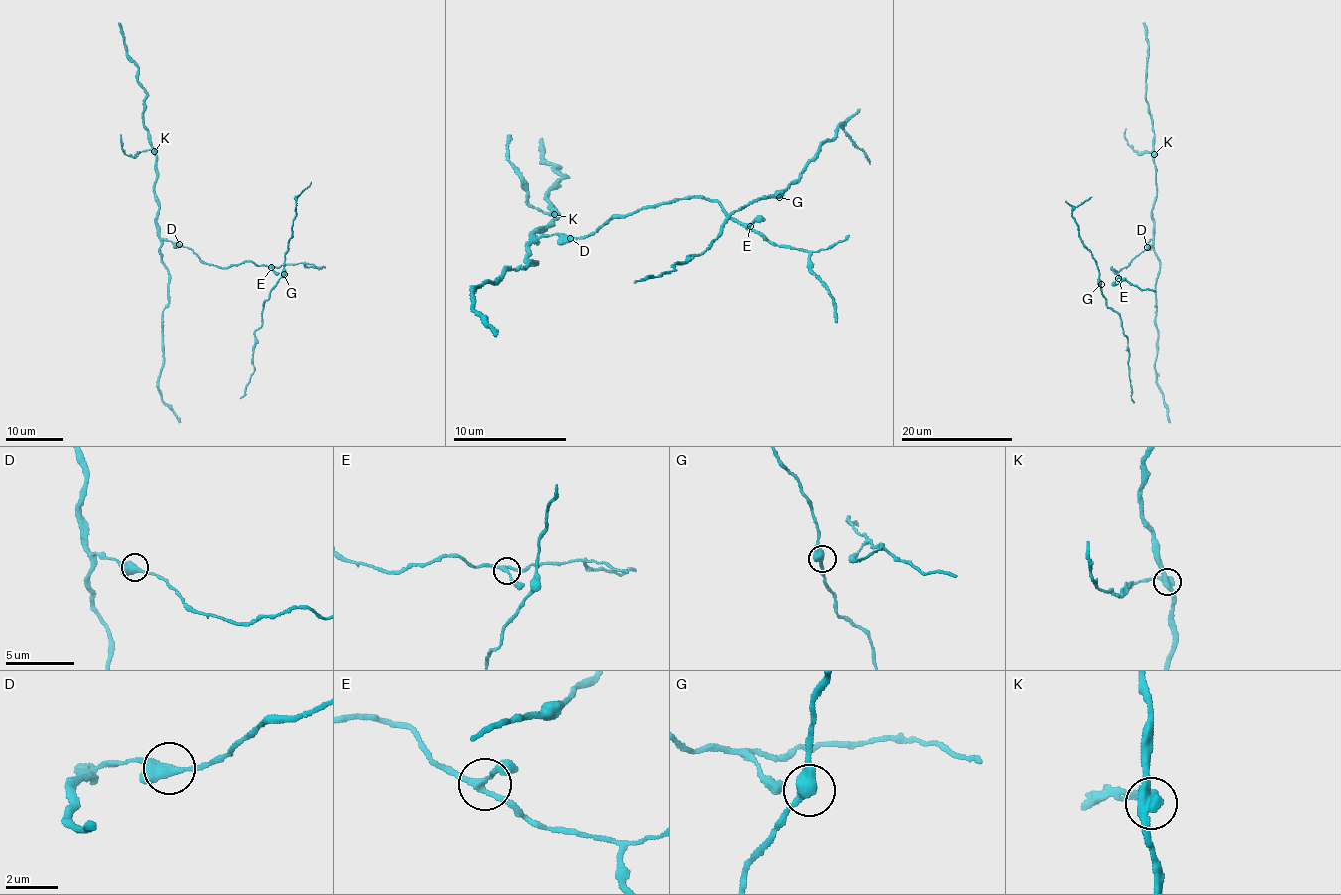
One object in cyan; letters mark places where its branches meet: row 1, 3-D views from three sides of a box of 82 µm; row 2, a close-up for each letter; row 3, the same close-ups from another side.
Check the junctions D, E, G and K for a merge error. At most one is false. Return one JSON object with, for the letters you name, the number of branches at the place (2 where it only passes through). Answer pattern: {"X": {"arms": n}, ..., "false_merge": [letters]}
{"K": {"arms": 3}, "false_merge": ["K"]}

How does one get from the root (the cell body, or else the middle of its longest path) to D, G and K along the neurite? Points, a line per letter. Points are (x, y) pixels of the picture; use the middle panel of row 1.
D: (591, 231), (586, 236), (570, 238)
G: (591, 231), (618, 215), (679, 198), (716, 200), (729, 216), (752, 224), (761, 217), (766, 198), (779, 197)
K: (591, 231), (578, 238), (561, 238), (552, 233), (534, 240), (538, 237), (534, 233), (554, 221), (555, 215)

